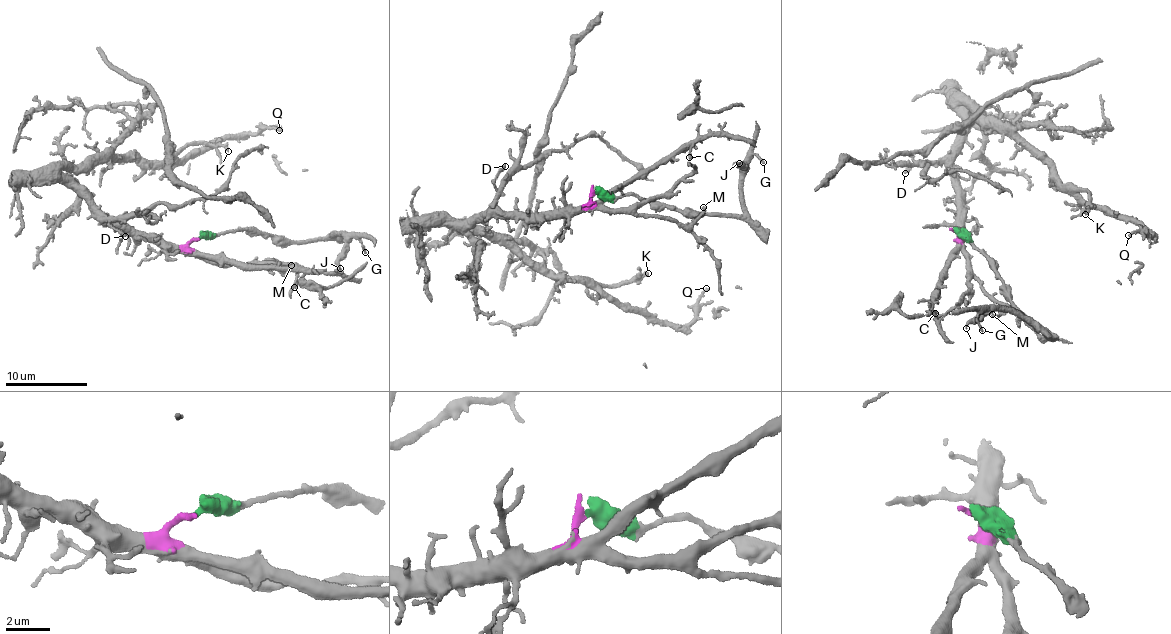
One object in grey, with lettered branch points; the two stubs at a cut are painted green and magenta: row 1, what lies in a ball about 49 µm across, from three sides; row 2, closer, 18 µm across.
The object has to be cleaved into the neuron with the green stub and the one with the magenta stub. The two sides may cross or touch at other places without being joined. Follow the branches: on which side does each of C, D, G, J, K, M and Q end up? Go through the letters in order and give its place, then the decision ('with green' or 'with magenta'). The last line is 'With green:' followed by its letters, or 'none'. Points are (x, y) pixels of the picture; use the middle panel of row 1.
C: place (689, 157); with magenta
D: place (505, 166); with magenta
G: place (763, 162); with green
J: place (739, 163); with green
K: place (648, 273); with magenta
M: place (703, 207); with magenta
Q: place (706, 288); with magenta
With green: G, J

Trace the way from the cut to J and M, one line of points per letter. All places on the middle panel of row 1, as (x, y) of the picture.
J: (595, 192), (607, 190), (617, 197), (640, 196), (708, 215), (741, 215), (743, 169), (736, 164), (739, 163)
M: (593, 192), (590, 203), (630, 210), (637, 215), (692, 223), (700, 215), (702, 207)

